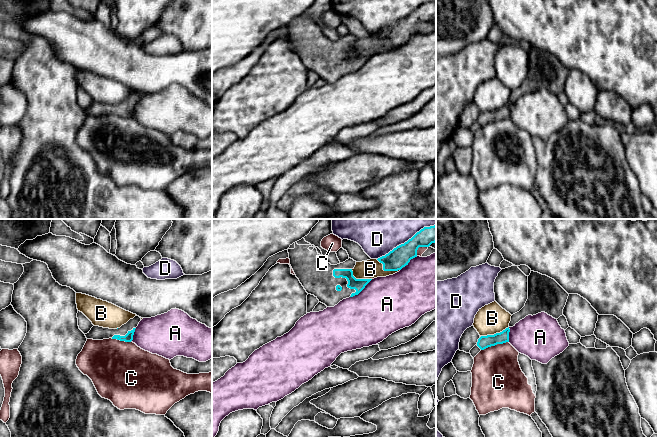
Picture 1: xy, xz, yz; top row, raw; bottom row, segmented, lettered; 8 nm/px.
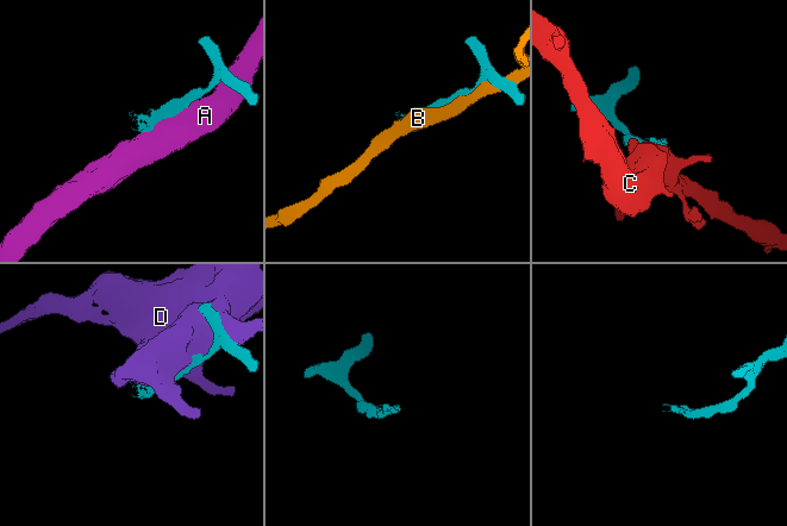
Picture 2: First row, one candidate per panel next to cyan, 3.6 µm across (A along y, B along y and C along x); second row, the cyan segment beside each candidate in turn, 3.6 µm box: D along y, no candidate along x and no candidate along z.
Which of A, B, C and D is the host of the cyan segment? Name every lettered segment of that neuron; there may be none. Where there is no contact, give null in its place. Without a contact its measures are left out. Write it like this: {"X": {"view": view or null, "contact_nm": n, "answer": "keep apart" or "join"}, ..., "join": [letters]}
{"A": {"view": "xz", "contact_nm": 240, "answer": "keep apart"}, "B": {"view": "xz", "contact_nm": 220, "answer": "keep apart"}, "C": {"view": "yz", "contact_nm": 240, "answer": "keep apart"}, "D": {"view": "xz", "contact_nm": 550, "answer": "keep apart"}, "join": []}

